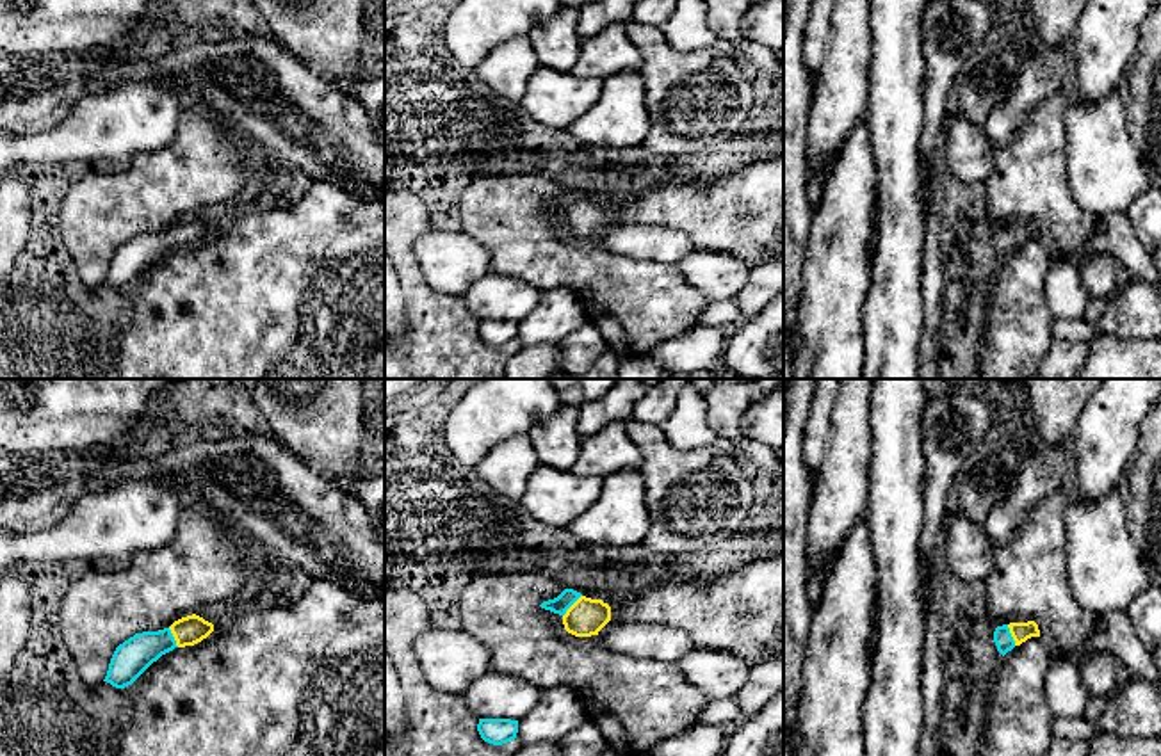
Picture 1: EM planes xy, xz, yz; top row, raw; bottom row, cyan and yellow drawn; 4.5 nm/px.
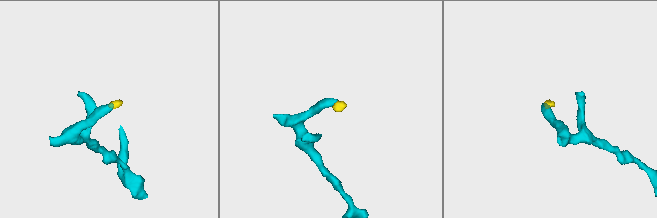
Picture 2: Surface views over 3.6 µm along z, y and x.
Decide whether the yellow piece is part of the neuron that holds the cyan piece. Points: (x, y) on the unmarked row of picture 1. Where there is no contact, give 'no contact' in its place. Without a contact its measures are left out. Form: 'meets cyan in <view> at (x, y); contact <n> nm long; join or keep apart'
meets cyan in xz at (572, 205); contact 130 nm long; join

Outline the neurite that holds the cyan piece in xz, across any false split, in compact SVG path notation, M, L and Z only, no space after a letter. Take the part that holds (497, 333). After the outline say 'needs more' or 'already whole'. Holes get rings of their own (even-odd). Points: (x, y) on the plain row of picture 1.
M479 320L477 333L484 343L502 347L516 340L518 322Z | already whole

